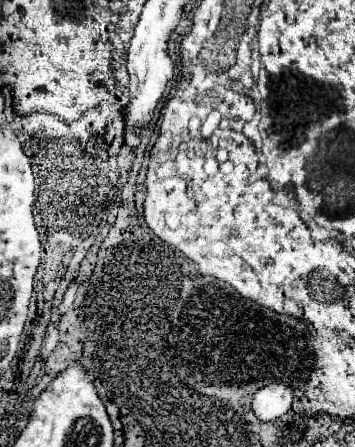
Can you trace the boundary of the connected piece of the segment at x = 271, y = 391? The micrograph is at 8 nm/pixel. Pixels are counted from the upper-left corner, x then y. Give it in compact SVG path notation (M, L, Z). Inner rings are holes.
M268 384L254 394L252 410L260 422L272 422L284 416L292 404L292 390L284 384Z

